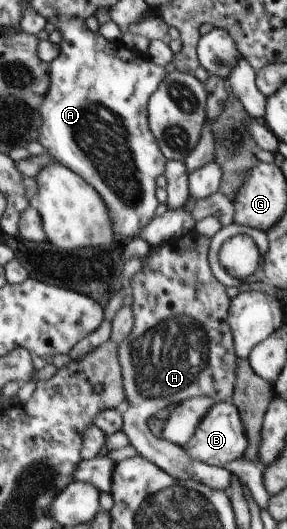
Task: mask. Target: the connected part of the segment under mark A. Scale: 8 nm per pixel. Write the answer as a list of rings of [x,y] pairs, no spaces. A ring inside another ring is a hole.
[[[56,17],[53,23],[62,40],[58,57],[48,63],[50,87],[38,107],[42,115],[38,143],[55,162],[68,167],[96,189],[110,213],[112,233],[119,242],[125,243],[140,235],[140,231],[154,219],[159,205],[156,178],[164,174],[167,160],[148,127],[147,108],[148,99],[167,72],[164,66],[153,63],[147,55],[127,49],[120,40],[110,42],[99,32],[90,31],[84,19]]]

